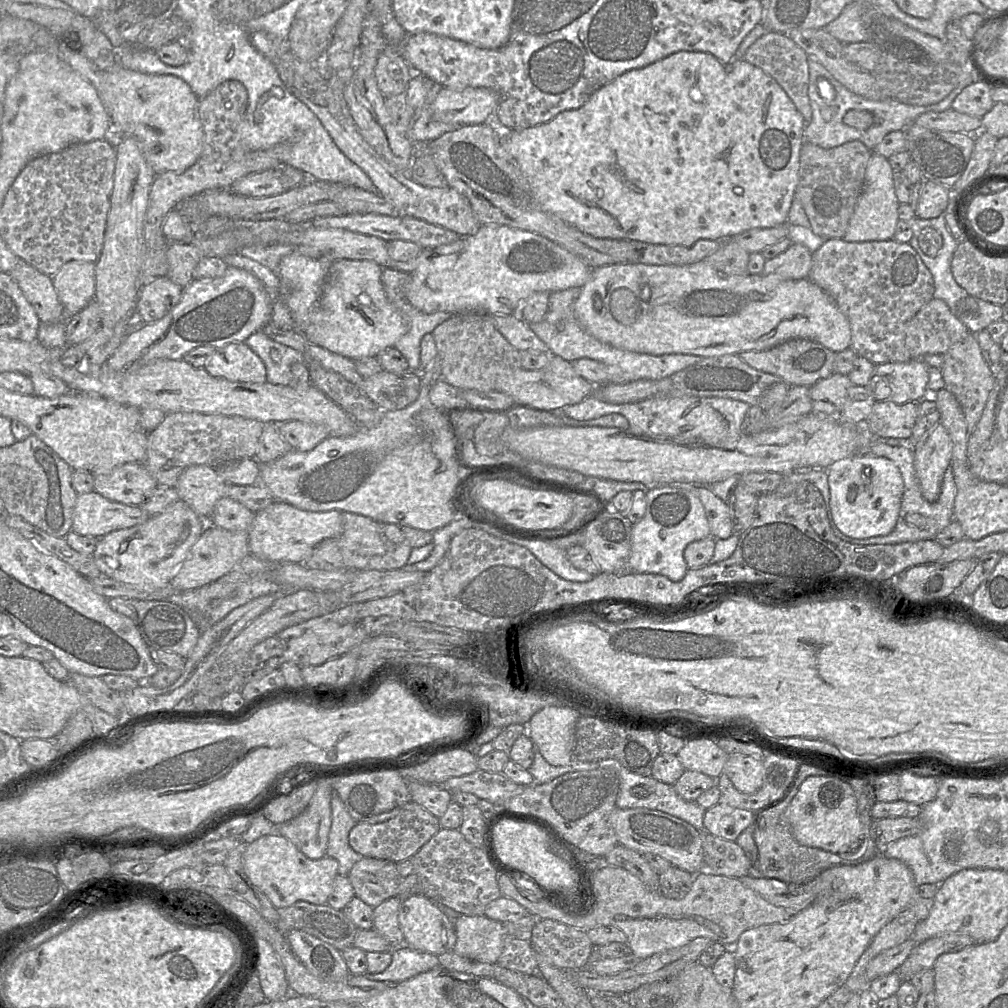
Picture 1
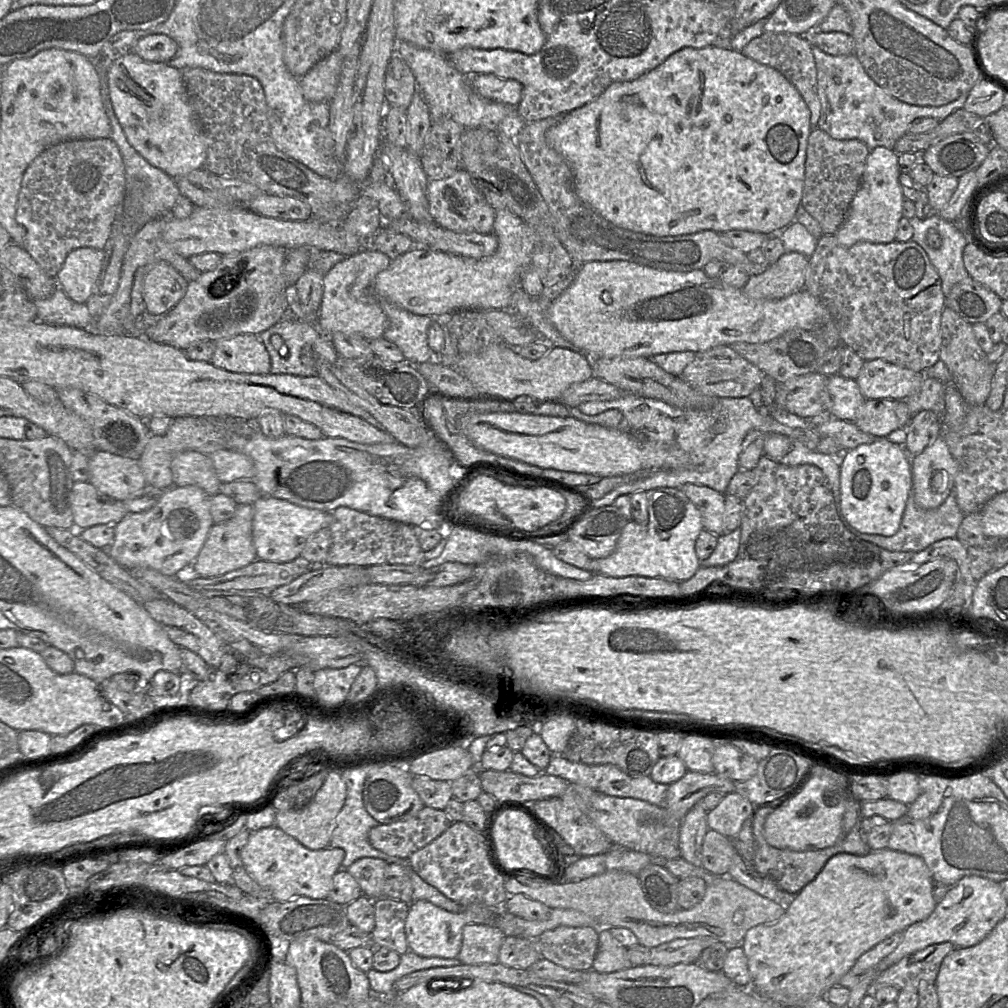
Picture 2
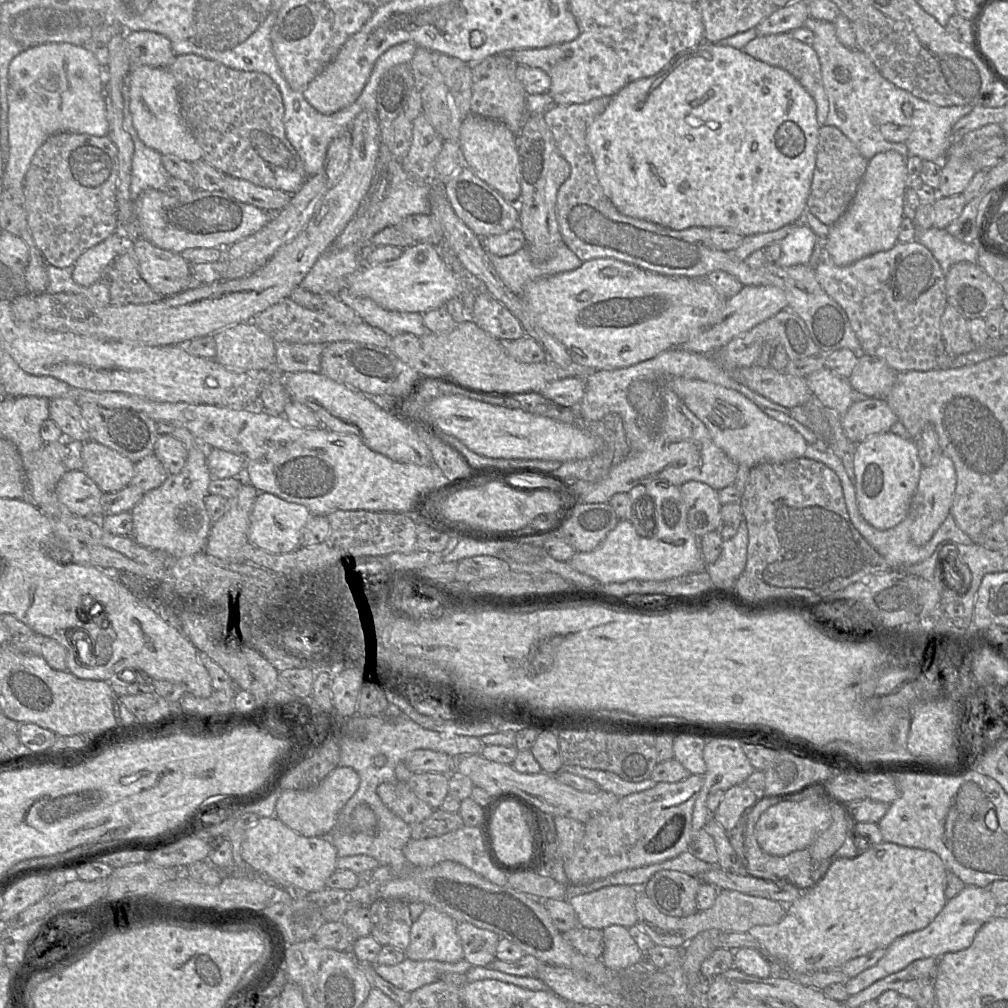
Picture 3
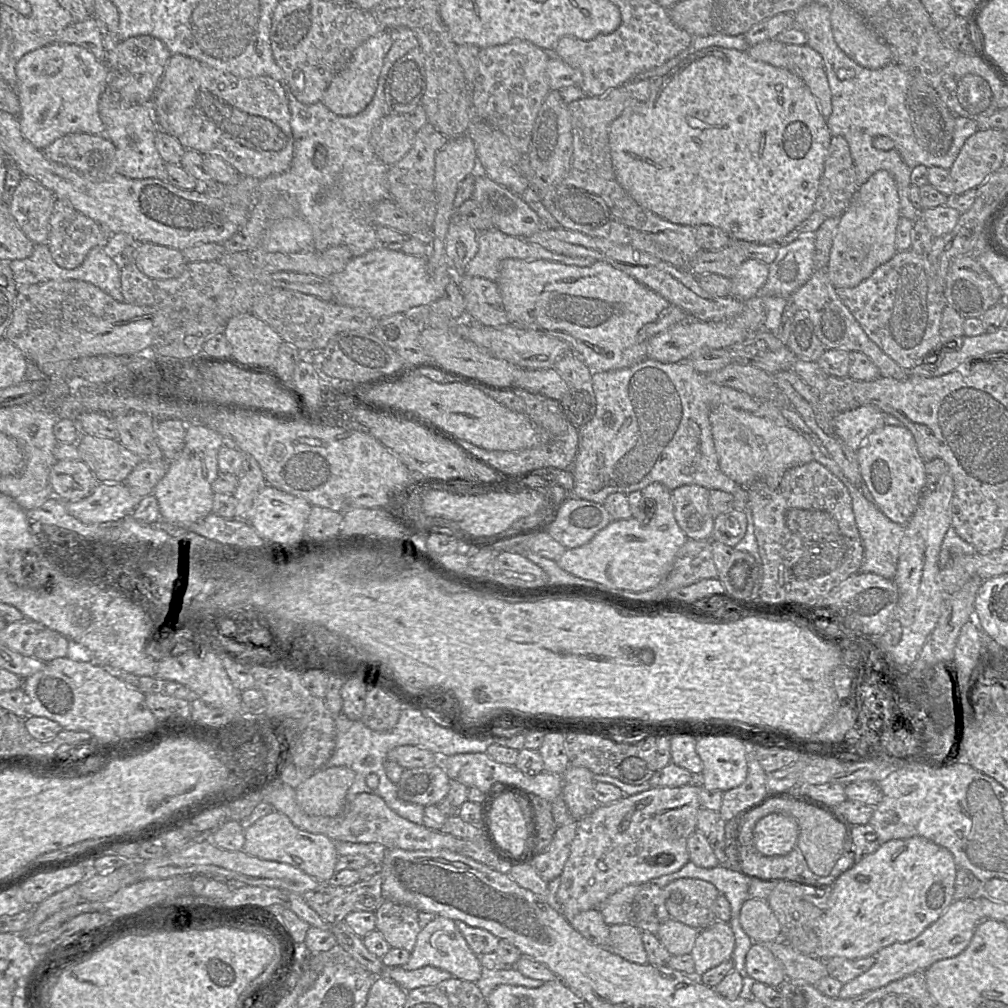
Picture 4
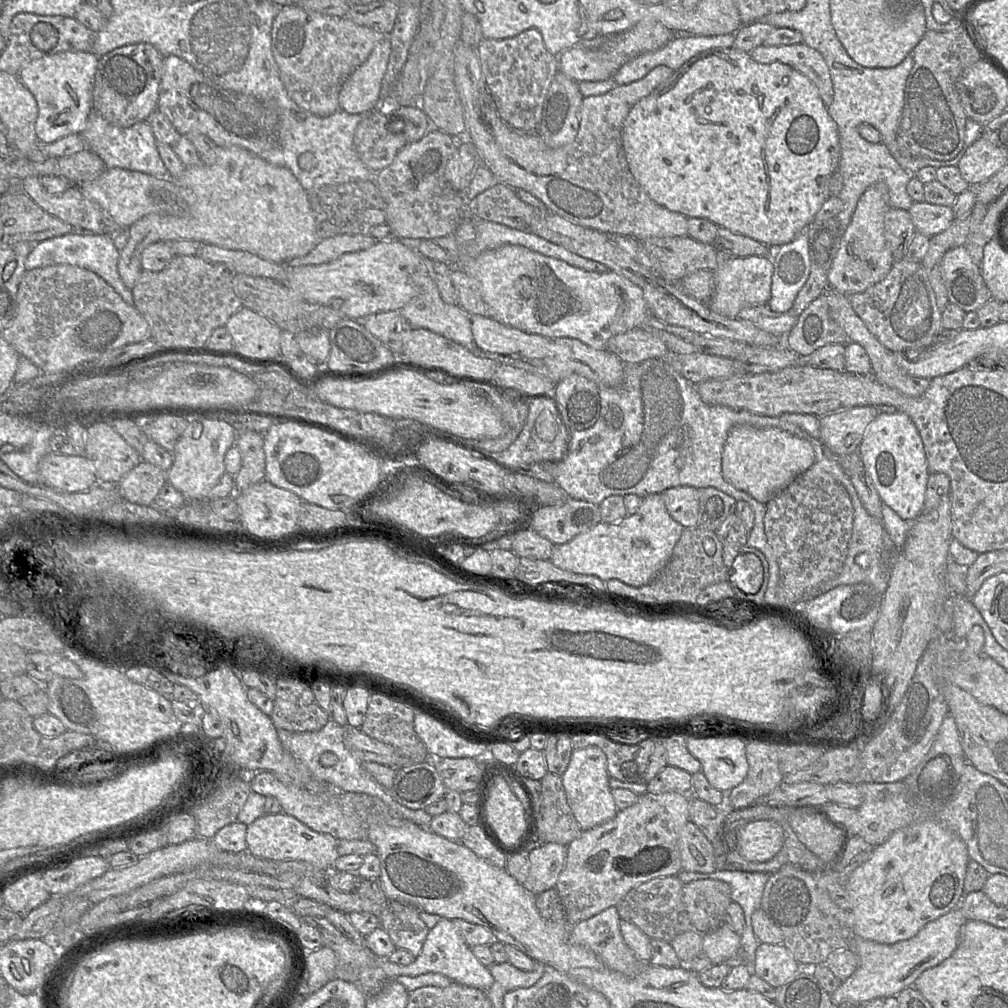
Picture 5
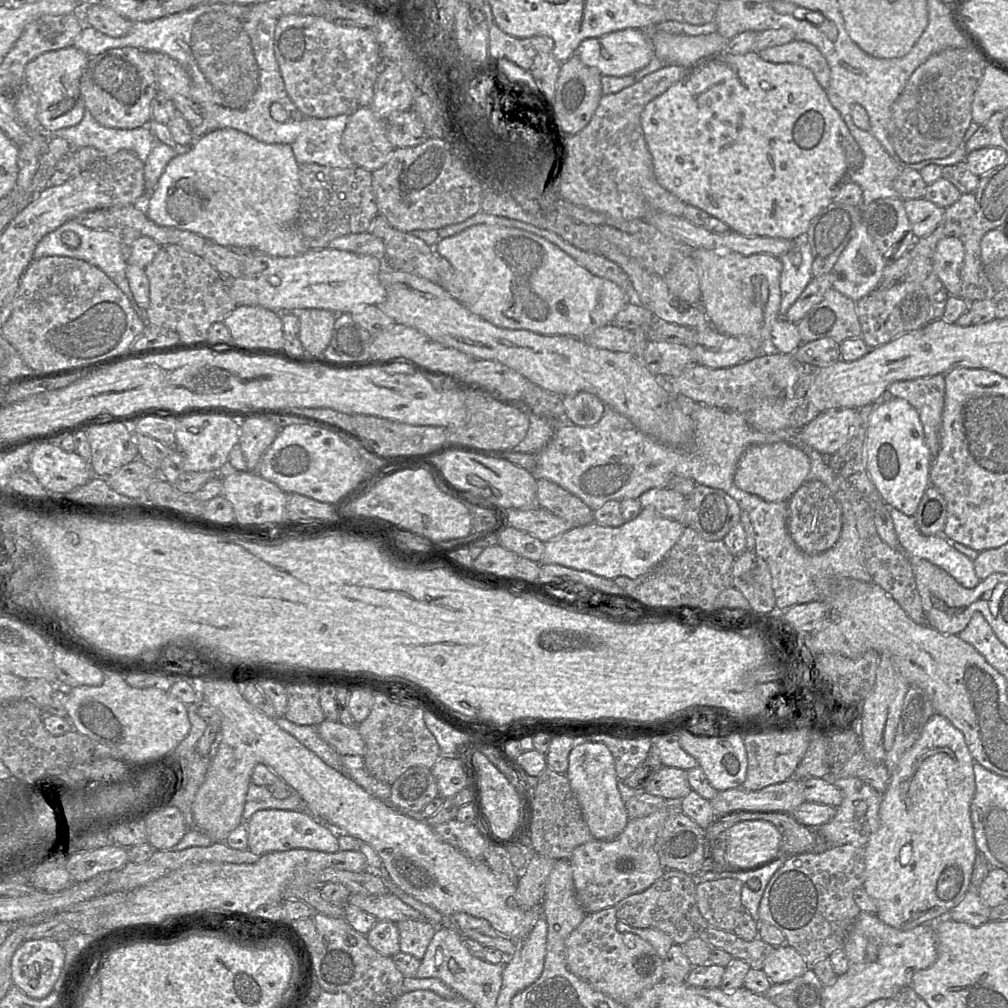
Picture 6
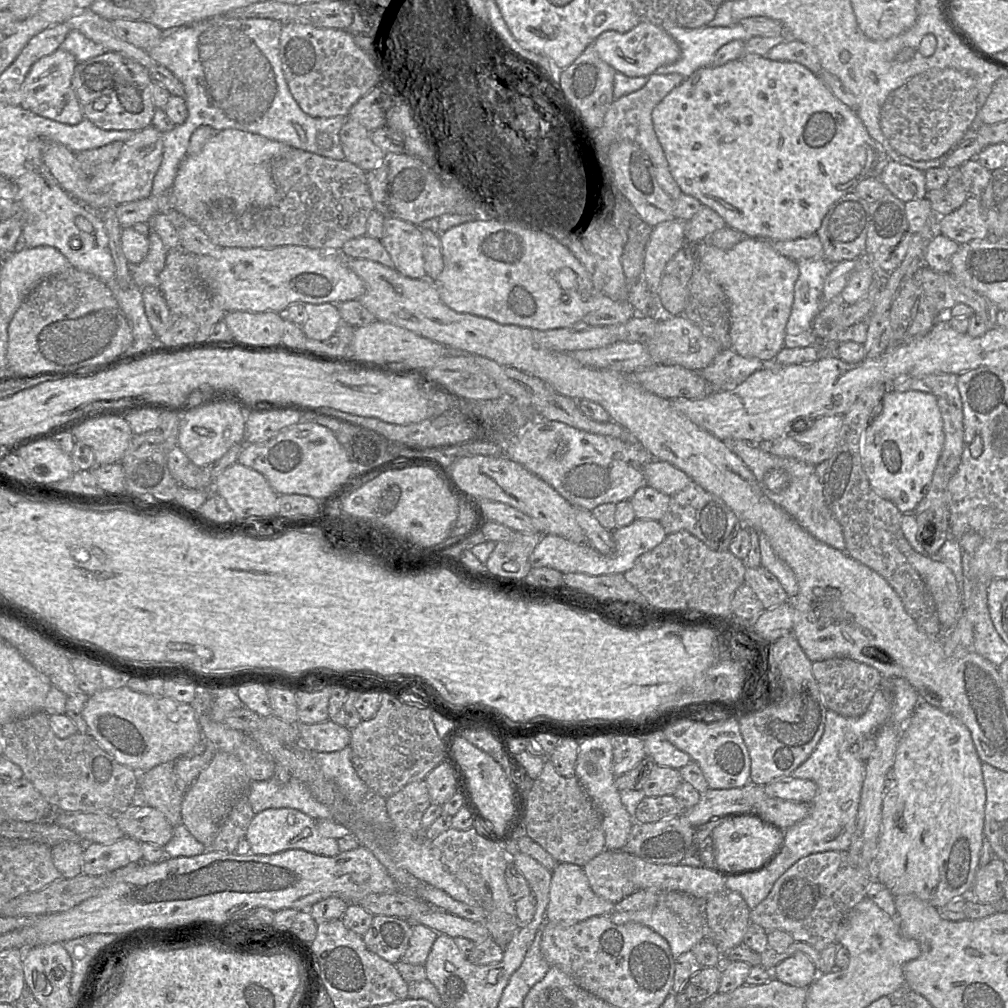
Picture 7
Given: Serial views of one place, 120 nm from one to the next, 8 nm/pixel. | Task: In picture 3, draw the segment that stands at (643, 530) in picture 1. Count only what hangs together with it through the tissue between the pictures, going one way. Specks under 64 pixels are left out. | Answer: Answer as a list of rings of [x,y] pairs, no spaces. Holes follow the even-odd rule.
[[[654,480],[646,484],[645,488],[652,500],[649,535],[641,536],[631,521],[619,520],[594,550],[573,555],[568,561],[573,568],[600,583],[665,581],[706,571],[707,564],[699,548],[699,538],[687,525],[686,506],[679,487],[667,481]]]

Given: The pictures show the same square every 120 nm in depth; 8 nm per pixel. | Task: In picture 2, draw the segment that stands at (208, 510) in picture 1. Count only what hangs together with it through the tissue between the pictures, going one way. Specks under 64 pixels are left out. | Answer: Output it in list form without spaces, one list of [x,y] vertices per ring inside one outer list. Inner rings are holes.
[[[196,451],[180,452],[171,462],[171,471],[176,486],[197,486],[209,496],[219,493],[221,483],[209,455]]]

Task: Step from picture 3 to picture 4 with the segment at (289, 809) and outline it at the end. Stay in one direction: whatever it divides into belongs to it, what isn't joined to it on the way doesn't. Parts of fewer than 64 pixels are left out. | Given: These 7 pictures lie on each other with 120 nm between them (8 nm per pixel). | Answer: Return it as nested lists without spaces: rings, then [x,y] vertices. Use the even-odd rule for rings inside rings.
[[[339,766],[320,769],[296,788],[296,800],[300,808],[308,815],[335,817],[346,805],[346,795],[355,779],[355,772]]]

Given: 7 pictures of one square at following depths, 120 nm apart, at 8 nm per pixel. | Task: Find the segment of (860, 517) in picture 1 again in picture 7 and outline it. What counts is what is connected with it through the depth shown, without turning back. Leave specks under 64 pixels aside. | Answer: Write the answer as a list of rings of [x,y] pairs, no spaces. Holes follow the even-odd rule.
[[[918,390],[885,392],[866,429],[862,445],[862,463],[872,488],[882,497],[892,501],[901,513],[913,513],[929,489],[944,441],[943,420],[937,399],[933,394]],[[902,493],[905,493],[908,498],[902,498]]]

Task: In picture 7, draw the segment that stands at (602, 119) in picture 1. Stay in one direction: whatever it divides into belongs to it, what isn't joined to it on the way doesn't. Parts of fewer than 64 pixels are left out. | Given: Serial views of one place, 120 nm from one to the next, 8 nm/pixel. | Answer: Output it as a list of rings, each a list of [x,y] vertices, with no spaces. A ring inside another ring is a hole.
[[[744,54],[722,66],[700,68],[669,92],[653,108],[651,117],[670,173],[681,192],[717,212],[726,226],[749,238],[789,241],[816,234],[830,206],[843,196],[853,193],[859,182],[872,177],[876,167],[878,143],[871,138],[857,113],[838,100],[818,75],[797,62],[773,61],[764,56]]]

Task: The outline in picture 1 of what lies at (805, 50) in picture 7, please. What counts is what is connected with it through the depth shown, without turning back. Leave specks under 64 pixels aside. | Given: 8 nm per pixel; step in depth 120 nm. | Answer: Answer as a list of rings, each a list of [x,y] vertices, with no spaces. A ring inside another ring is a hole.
[[[768,31],[747,49],[742,58],[762,69],[781,86],[802,115],[806,125],[811,121],[812,109],[808,98],[808,55],[801,47],[783,33]]]

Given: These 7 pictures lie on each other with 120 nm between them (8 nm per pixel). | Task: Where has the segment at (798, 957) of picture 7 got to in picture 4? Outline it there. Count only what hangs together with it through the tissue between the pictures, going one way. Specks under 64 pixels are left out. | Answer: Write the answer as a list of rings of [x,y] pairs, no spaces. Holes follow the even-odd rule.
[[[754,943],[745,959],[747,980],[780,988],[786,981],[785,970],[773,953],[760,943]]]

